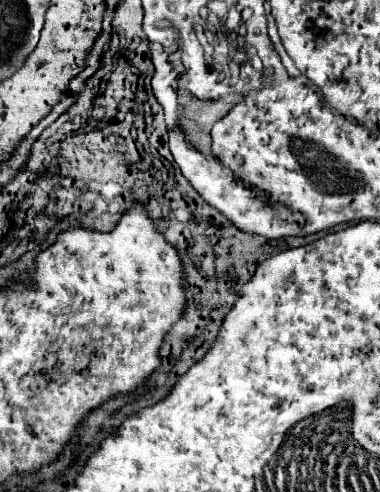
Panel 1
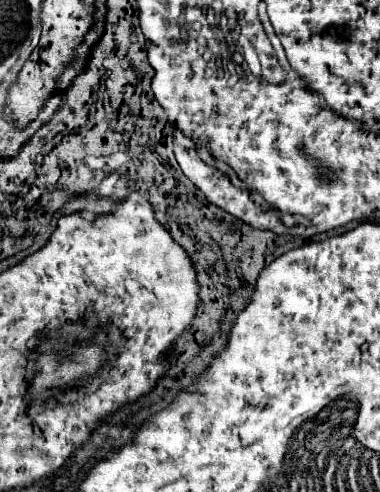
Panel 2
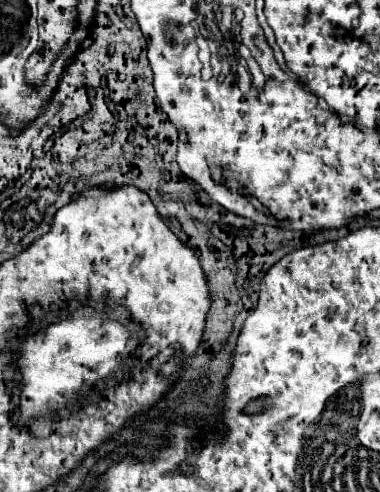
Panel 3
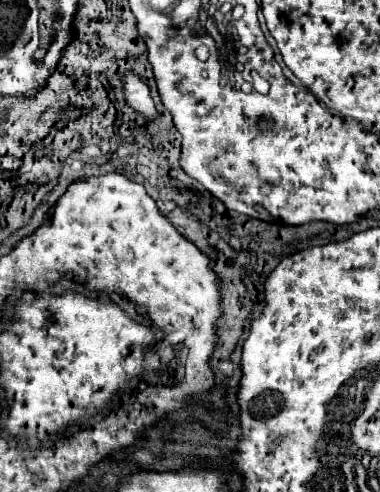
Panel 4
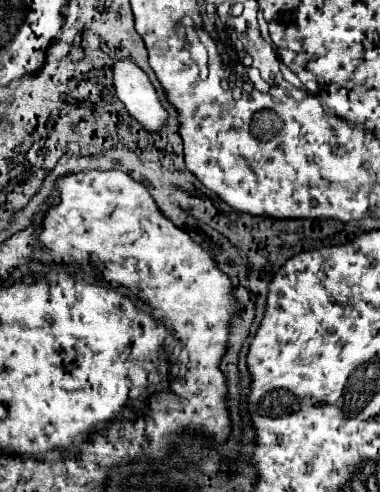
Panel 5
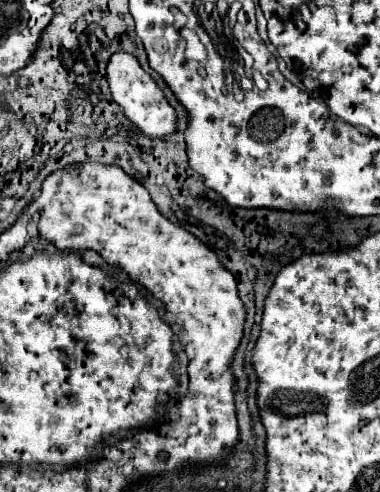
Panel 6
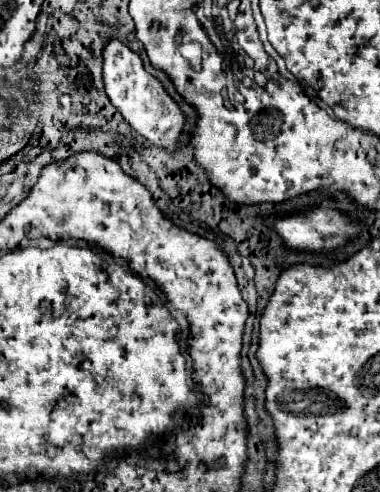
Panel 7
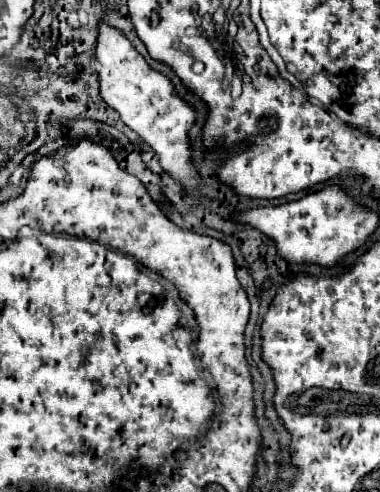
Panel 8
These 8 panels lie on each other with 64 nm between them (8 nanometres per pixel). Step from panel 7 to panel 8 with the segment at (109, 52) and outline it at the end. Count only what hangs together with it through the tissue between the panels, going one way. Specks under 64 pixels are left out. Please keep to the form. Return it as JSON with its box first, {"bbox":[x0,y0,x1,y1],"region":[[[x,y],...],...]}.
{"bbox":[96,22,200,196],"region":[[[100,22],[100,36],[96,44],[96,58],[98,58],[98,76],[100,76],[100,96],[112,106],[122,122],[132,128],[140,138],[144,138],[158,154],[162,168],[186,190],[194,196],[200,196],[200,176],[196,174],[190,162],[190,146],[188,146],[188,130],[194,126],[196,110],[188,106],[174,94],[174,86],[166,76],[154,72],[142,54],[124,38],[124,34],[104,22]]]}

